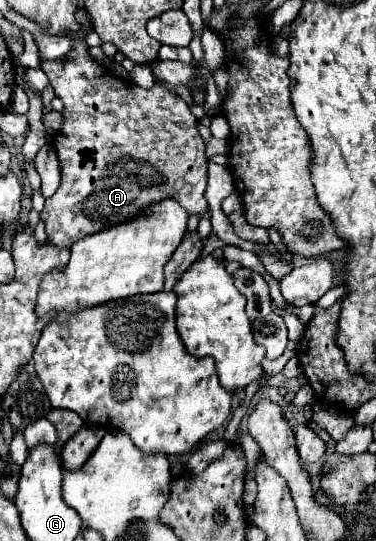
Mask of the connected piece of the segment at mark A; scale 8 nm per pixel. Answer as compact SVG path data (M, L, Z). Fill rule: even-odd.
M75 44L73 50L65 56L63 60L41 60L41 70L47 74L55 94L63 100L63 126L61 130L55 134L53 138L53 148L59 156L59 166L61 166L61 186L57 188L57 192L45 200L45 208L41 212L41 220L45 222L45 232L47 238L53 246L57 248L71 248L77 240L107 230L111 226L119 226L123 222L131 222L131 218L139 218L139 216L147 216L147 210L153 210L153 206L157 202L163 202L167 198L173 198L175 202L179 202L189 216L197 214L199 218L203 218L209 210L209 204L205 200L205 188L207 188L207 158L205 158L205 144L199 136L197 130L197 118L191 114L189 106L177 96L173 94L165 84L155 84L149 90L143 90L139 86L135 86L131 80L121 80L121 78L111 78L111 74L107 74L107 68L97 64L89 54L87 54L87 46L85 44Z

